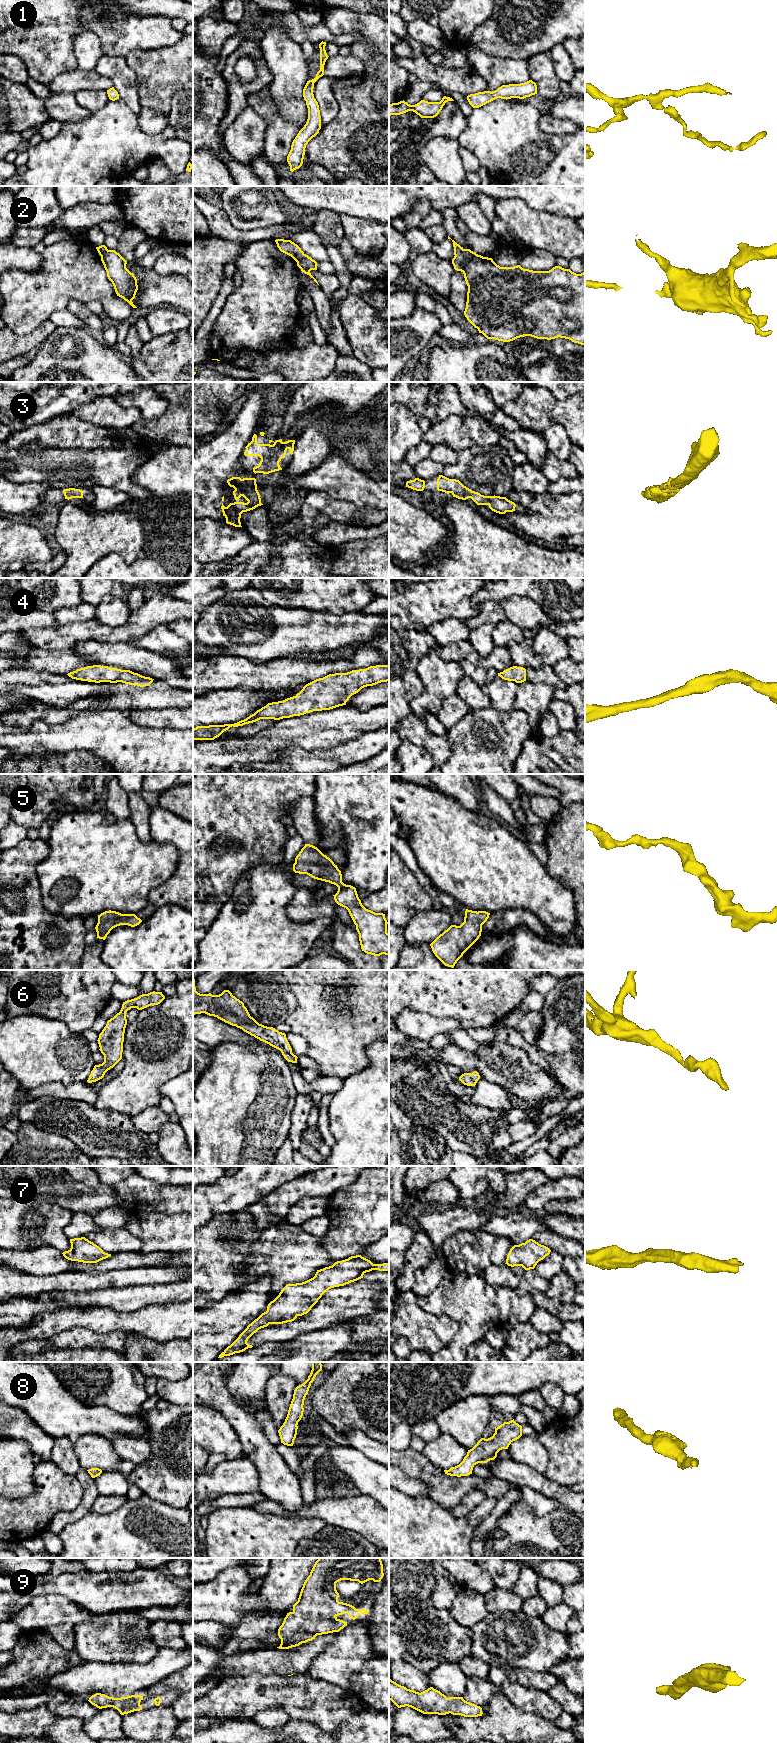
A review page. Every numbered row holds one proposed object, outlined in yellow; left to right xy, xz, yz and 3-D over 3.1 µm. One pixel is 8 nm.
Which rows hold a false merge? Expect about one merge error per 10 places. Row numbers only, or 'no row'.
no row

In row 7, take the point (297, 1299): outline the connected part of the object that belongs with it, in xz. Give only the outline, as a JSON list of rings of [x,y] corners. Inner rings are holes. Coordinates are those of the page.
[[[361,1255],[351,1256],[348,1259],[335,1262],[332,1266],[317,1270],[315,1276],[305,1282],[287,1284],[281,1290],[279,1295],[268,1304],[267,1311],[262,1313],[257,1319],[249,1324],[239,1337],[228,1346],[218,1358],[230,1356],[235,1353],[243,1352],[248,1348],[252,1348],[253,1346],[249,1345],[247,1341],[259,1329],[267,1327],[269,1324],[283,1324],[294,1321],[298,1316],[307,1314],[322,1295],[329,1289],[357,1281],[363,1278],[363,1275],[366,1272],[372,1270],[389,1271],[389,1263],[373,1264],[370,1260]]]

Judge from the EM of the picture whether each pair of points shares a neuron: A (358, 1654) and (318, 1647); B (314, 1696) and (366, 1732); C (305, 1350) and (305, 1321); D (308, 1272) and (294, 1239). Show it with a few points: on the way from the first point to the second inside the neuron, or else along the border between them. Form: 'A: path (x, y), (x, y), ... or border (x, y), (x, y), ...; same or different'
A: border (338, 1632), (336, 1637), (310, 1666); different
B: border (368, 1706), (339, 1723); different
C: border (328, 1326), (300, 1333), (284, 1342); different
D: path (310, 1264), (310, 1256), (301, 1247); same

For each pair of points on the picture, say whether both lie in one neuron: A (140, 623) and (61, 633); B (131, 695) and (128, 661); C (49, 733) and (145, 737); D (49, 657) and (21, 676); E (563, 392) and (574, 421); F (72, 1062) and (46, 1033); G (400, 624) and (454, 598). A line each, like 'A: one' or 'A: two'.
A: one
B: two
C: one
D: two
E: two
F: one
G: one

